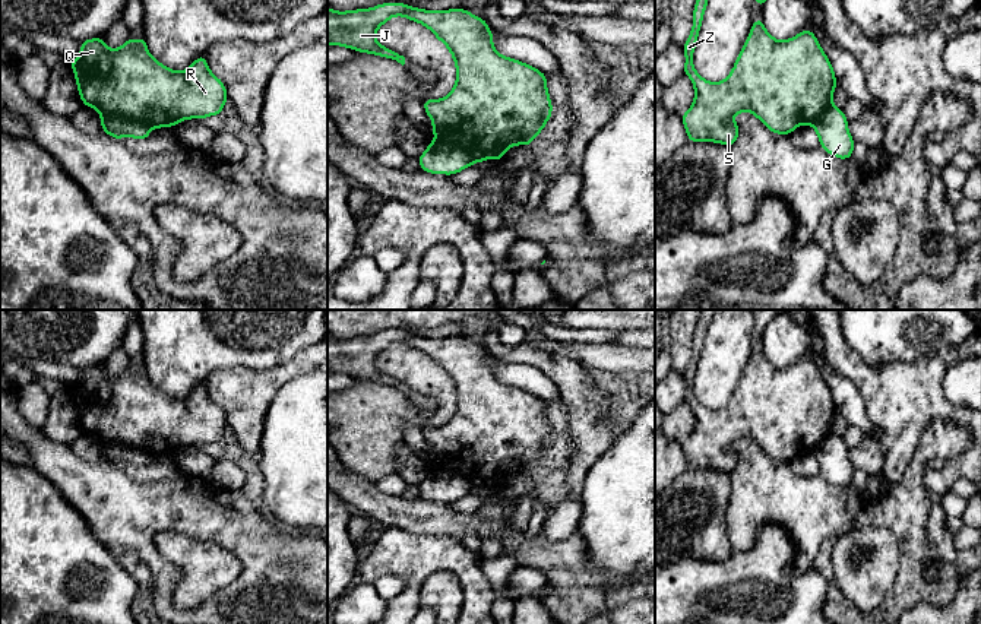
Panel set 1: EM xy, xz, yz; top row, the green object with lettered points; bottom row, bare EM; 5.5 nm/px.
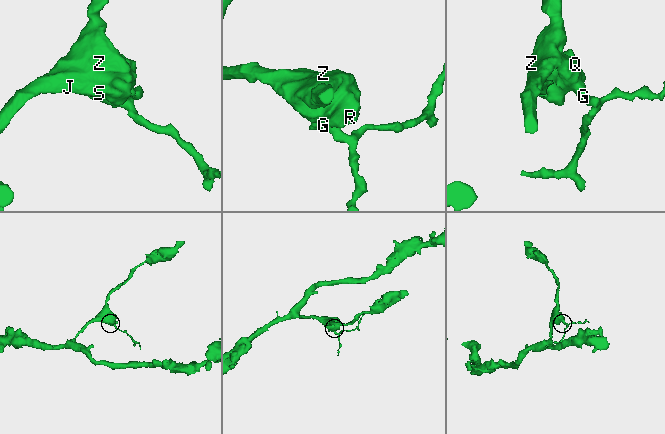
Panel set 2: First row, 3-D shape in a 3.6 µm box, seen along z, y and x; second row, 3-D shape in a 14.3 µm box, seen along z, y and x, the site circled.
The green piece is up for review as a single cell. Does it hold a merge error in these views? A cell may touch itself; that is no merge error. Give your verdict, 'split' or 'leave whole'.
split

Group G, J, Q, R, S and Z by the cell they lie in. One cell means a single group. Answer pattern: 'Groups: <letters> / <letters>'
Groups: G / J Q R S Z

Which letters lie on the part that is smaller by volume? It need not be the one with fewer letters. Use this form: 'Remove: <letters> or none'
Remove: G

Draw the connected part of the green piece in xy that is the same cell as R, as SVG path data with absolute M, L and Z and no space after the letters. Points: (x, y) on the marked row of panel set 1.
M143 35L139 41L129 37L117 50L108 48L102 37L80 44L80 54L69 63L83 105L92 107L99 115L123 115L151 129L174 127L183 120L218 115L228 101L225 85L209 70L205 54L184 72L175 72L151 56Z

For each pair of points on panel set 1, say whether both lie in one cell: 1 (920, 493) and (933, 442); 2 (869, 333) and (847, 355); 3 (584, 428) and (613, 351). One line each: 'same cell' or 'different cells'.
1: same cell
2: different cells
3: different cells

